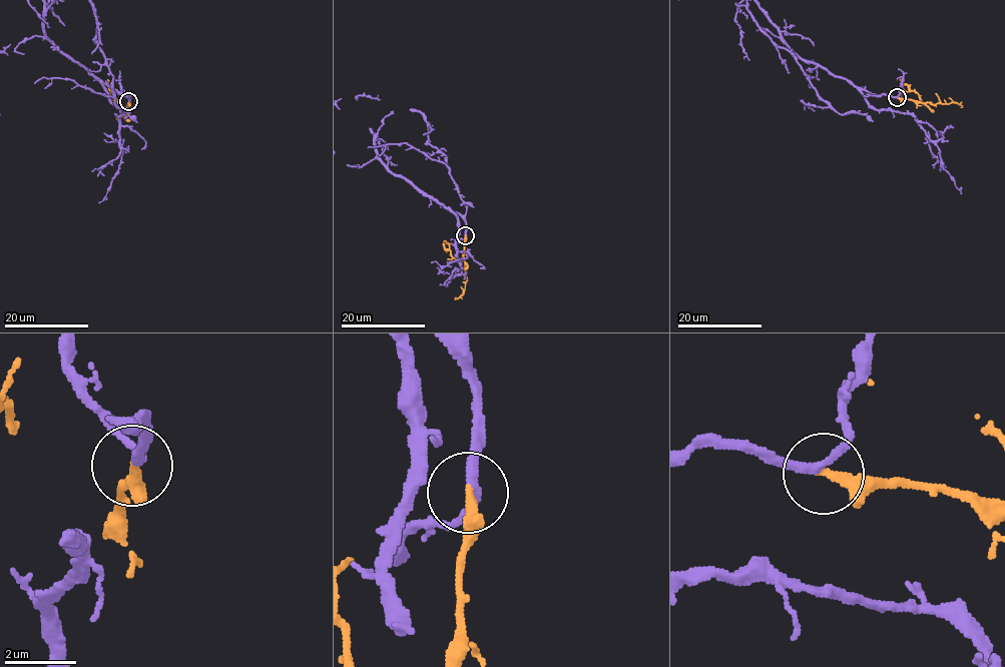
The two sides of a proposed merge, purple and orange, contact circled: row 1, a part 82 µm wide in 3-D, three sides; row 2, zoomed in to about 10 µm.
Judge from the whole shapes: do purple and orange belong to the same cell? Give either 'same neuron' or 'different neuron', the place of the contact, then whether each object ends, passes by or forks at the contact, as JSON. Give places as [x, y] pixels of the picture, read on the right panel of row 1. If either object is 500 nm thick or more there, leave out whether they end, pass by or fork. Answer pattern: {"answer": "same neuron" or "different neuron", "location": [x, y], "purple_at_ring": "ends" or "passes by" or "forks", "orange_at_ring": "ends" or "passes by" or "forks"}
{"answer": "same neuron", "location": [897, 97], "purple_at_ring": "passes by", "orange_at_ring": "ends"}

